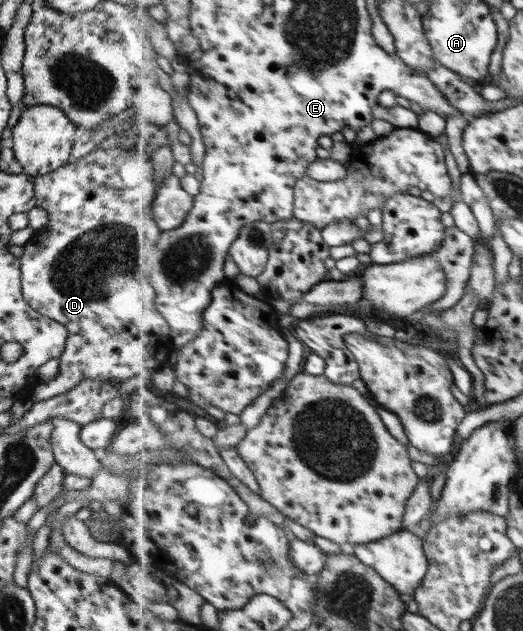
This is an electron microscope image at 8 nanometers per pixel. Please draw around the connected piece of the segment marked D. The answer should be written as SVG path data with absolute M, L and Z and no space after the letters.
M125 141L109 149L95 148L79 160L34 177L34 206L47 211L48 221L23 245L19 259L21 295L33 311L61 324L67 330L67 339L58 356L57 373L45 383L35 382L29 399L32 403L64 394L80 380L89 378L118 381L126 386L147 382L154 371L166 365L172 350L172 326L157 309L157 292L149 282L150 270L141 274L135 270L139 262L149 266L149 256L155 252L162 235L152 204L163 166L164 162L156 155L133 150Z

